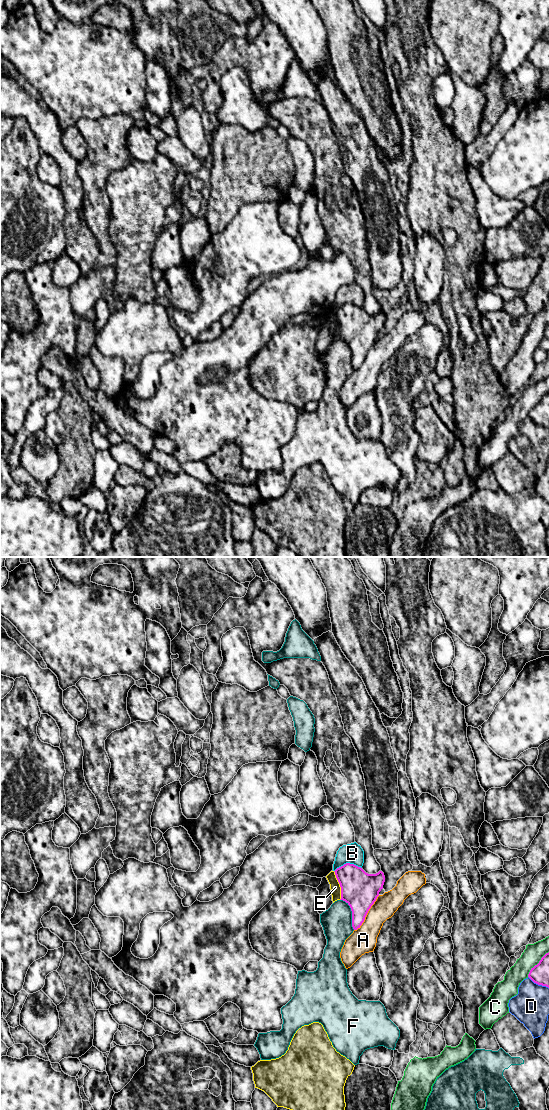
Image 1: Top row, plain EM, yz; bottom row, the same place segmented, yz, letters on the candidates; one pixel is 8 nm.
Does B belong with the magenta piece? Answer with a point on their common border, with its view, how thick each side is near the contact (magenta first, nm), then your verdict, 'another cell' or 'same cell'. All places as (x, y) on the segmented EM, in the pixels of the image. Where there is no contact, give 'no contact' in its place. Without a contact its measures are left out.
yz (347, 863) | 300/160 nm | another cell

